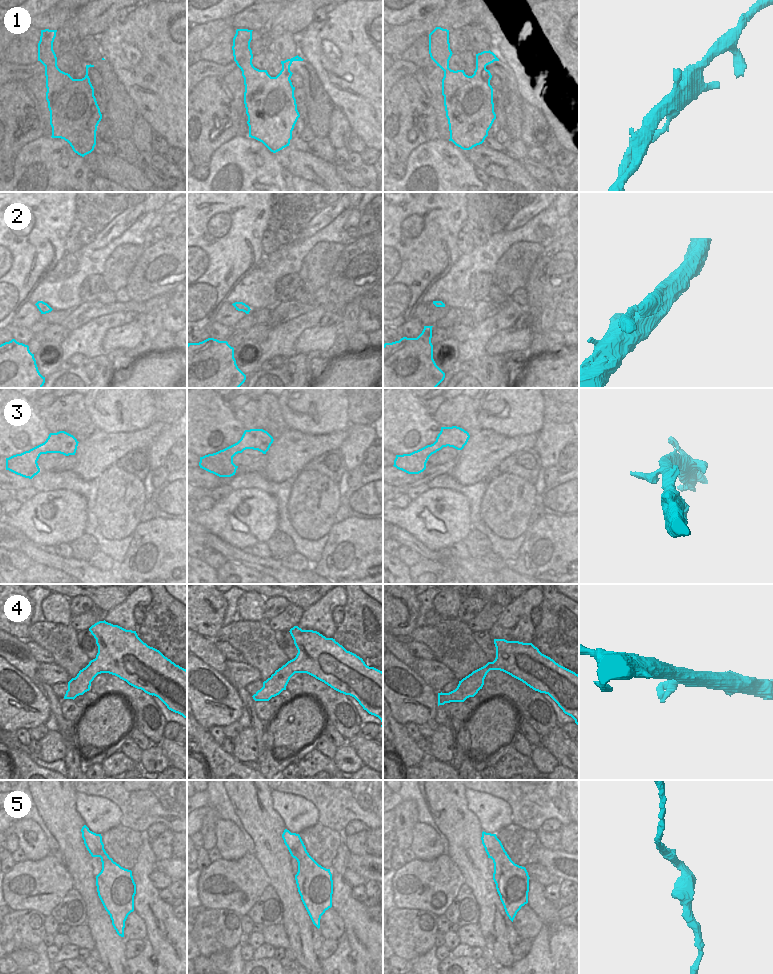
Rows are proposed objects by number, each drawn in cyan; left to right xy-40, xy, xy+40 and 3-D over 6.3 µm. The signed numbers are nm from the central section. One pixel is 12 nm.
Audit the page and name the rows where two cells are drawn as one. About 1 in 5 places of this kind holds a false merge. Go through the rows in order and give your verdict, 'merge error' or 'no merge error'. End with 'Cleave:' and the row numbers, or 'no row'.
1: no merge error
2: no merge error
3: no merge error
4: no merge error
5: no merge error
Cleave: no row

